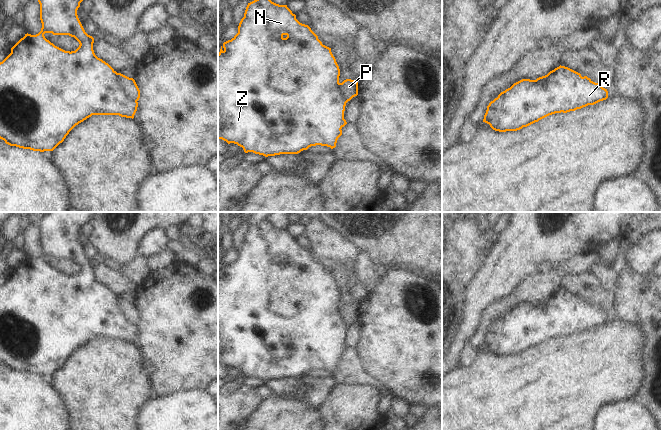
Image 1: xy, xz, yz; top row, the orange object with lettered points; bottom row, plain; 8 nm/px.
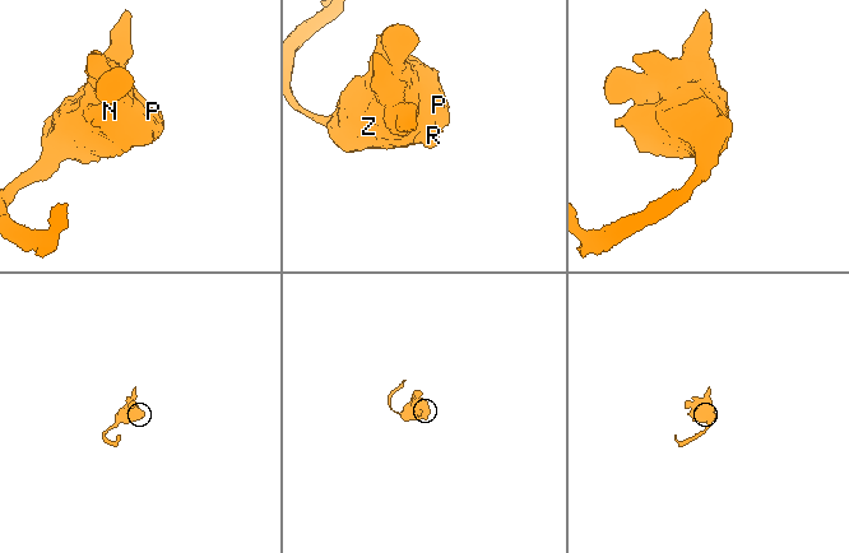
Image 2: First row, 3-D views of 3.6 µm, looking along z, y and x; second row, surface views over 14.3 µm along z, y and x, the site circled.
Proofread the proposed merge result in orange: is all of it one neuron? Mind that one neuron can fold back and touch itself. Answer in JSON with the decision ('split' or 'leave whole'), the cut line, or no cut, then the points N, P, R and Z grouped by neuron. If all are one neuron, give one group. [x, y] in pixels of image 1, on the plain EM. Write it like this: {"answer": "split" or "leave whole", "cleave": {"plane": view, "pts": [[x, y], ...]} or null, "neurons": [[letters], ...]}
{"answer": "split", "cleave": {"plane": "xy", "pts": [[118, 297], [117, 307], [120, 313], [136, 325]]}, "neurons": [["N", "R", "Z"], ["P"]]}

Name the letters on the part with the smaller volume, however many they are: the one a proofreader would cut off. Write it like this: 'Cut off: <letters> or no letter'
Cut off: P

